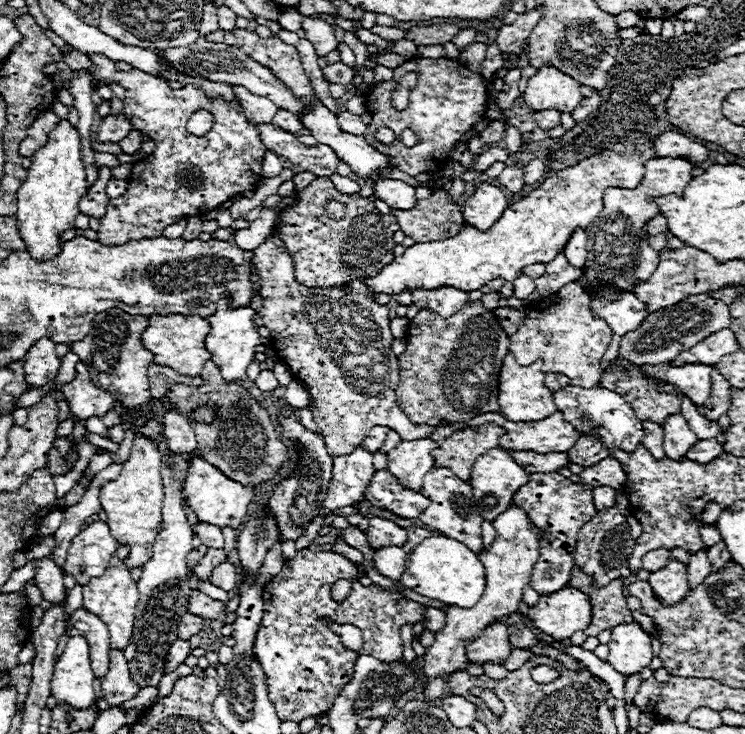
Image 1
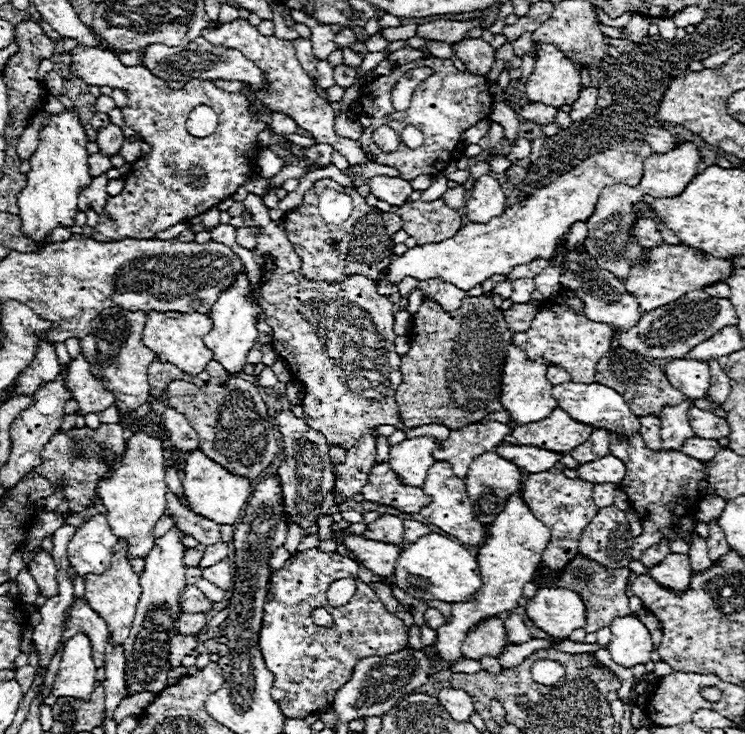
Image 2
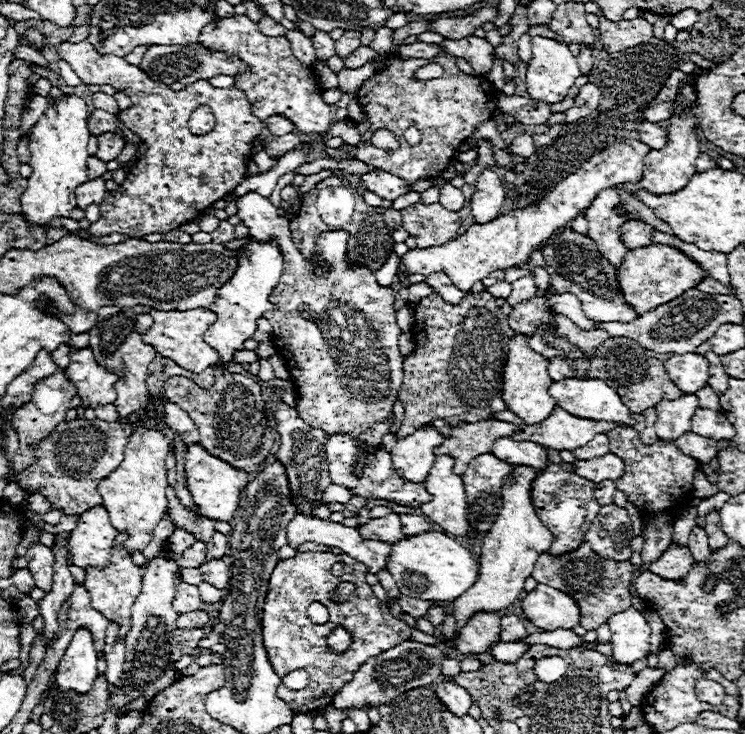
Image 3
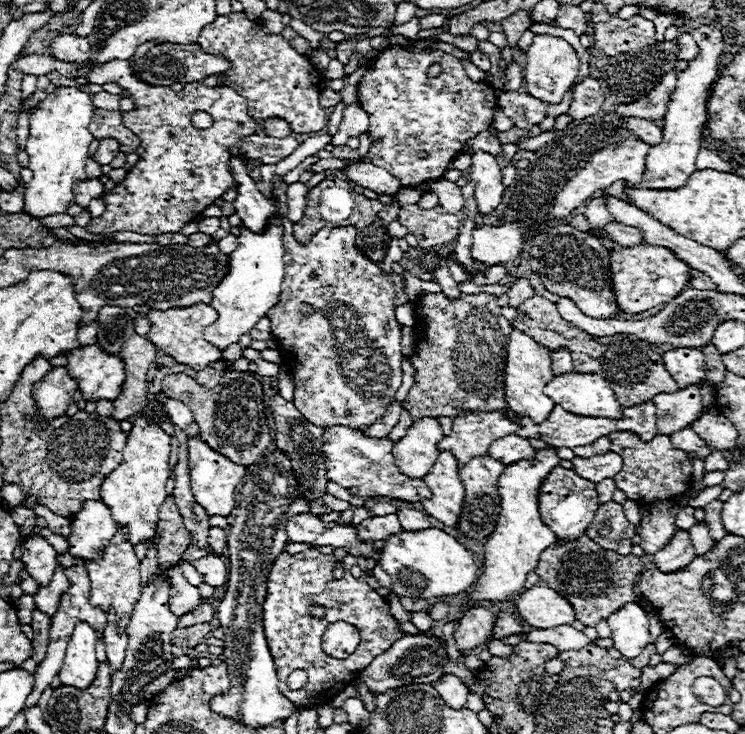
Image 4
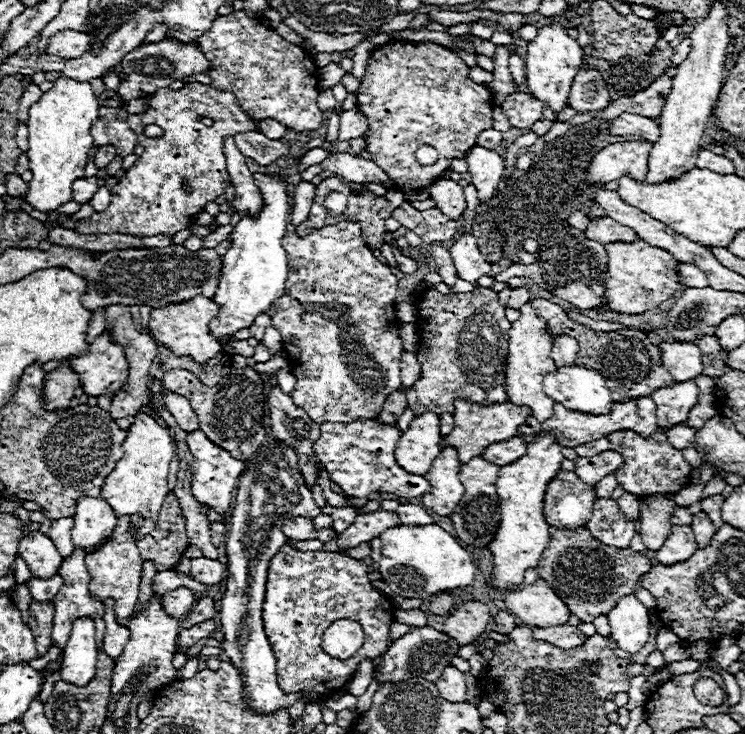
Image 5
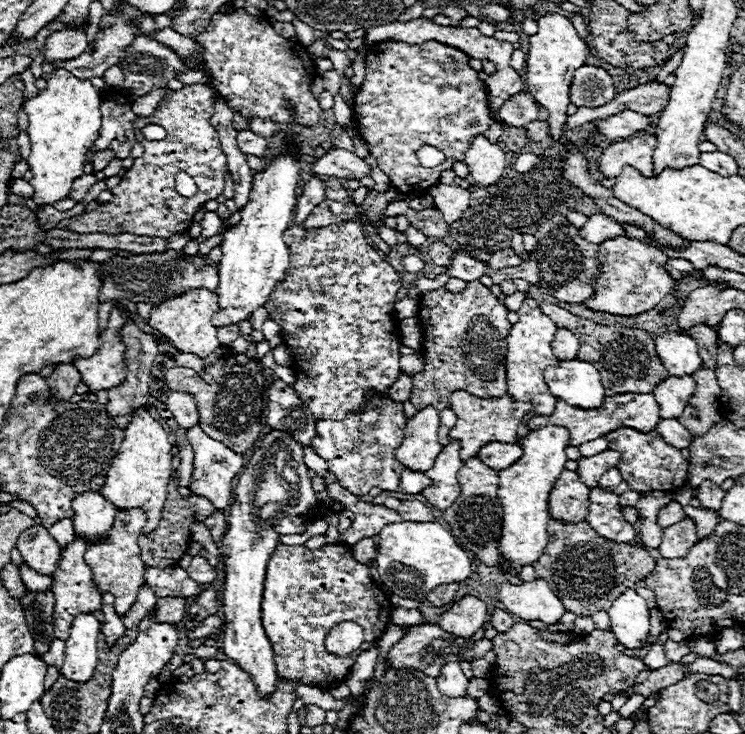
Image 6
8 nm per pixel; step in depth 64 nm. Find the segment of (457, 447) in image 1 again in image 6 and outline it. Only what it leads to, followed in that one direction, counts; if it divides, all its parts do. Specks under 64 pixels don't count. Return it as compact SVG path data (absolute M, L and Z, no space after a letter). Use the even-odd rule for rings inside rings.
M454 392L450 398L450 408L456 412L456 426L450 432L450 440L460 440L460 456L466 462L470 456L480 452L480 446L488 442L516 442L516 428L520 426L522 418L532 410L530 404L514 402L508 394L502 398L476 398L468 392Z

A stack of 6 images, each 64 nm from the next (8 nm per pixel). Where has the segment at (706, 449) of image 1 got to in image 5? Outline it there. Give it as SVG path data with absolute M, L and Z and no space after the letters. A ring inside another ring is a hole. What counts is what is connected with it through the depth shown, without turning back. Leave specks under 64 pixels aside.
M674 426L670 430L664 430L666 438L670 440L670 444L674 444L674 448L694 448L694 430L688 426Z

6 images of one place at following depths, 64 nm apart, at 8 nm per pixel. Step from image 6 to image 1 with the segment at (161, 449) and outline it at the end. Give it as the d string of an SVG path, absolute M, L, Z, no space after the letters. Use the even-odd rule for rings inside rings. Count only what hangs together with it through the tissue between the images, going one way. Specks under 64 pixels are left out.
M138 434L134 438L130 458L124 462L124 468L122 468L118 480L108 482L100 488L100 504L108 516L106 524L110 526L110 534L114 536L114 540L118 544L130 548L130 554L124 560L128 570L142 568L152 556L154 538L156 538L158 526L162 522L162 496L164 496L164 492L162 492L160 466L162 466L162 456L158 452L156 442Z

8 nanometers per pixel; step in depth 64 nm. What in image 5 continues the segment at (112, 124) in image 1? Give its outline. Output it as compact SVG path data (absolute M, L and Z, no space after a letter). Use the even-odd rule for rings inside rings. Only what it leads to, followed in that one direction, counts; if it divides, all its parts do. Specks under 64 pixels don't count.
M106 144L106 146L98 148L98 152L94 156L94 164L98 168L104 168L104 166L108 166L114 160L114 156L116 156L116 148L112 144Z

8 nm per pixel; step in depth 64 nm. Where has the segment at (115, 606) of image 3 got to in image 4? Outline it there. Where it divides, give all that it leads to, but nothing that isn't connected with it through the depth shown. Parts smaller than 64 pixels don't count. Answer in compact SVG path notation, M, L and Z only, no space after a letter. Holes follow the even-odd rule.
M120 534L114 536L114 540L110 542L110 548L104 552L100 562L90 562L86 564L86 572L88 572L88 580L90 580L90 602L96 604L98 608L102 608L102 612L110 612L114 610L118 616L118 624L124 628L130 620L134 602L140 596L140 562L134 554L134 546L130 546L130 542L126 542Z

